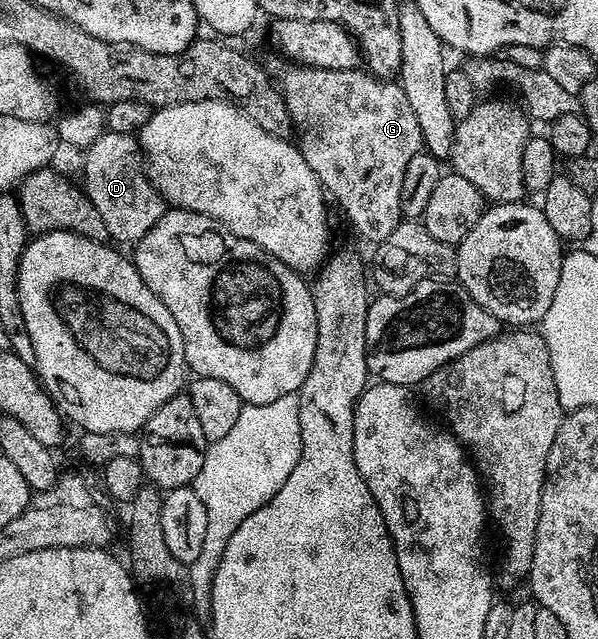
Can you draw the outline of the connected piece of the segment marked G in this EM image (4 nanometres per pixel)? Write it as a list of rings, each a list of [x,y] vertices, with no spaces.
[[[283,61],[280,64],[280,67],[273,71],[273,79],[278,86],[279,94],[283,96],[294,128],[300,131],[299,139],[297,138],[297,146],[305,157],[309,169],[313,169],[313,173],[317,173],[317,177],[323,182],[324,192],[334,202],[335,199],[339,202],[340,209],[347,214],[347,219],[355,226],[356,233],[361,238],[368,239],[371,245],[383,243],[385,237],[389,237],[389,233],[393,233],[393,229],[397,229],[397,225],[403,219],[403,214],[401,213],[401,181],[405,181],[405,168],[409,165],[409,161],[413,161],[413,157],[417,157],[424,150],[421,125],[417,125],[417,117],[413,113],[413,108],[409,106],[409,97],[405,97],[403,88],[399,86],[398,82],[380,81],[363,69],[330,71],[320,67],[304,67],[290,61]]]

